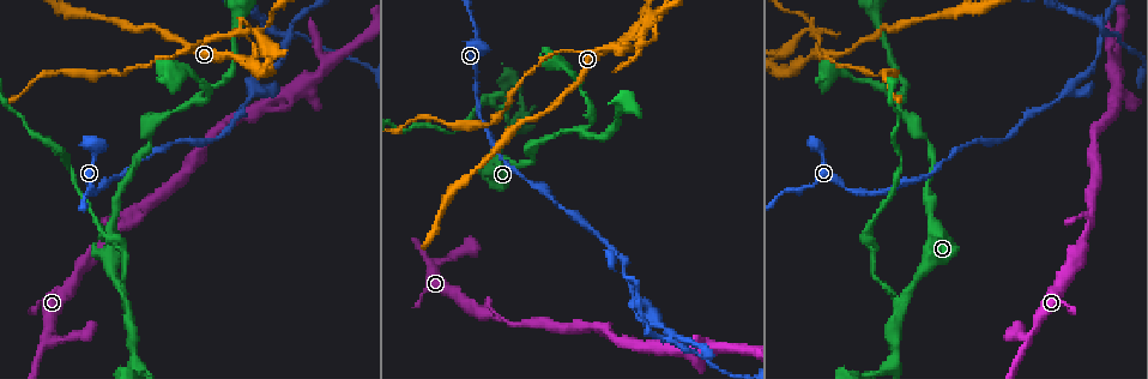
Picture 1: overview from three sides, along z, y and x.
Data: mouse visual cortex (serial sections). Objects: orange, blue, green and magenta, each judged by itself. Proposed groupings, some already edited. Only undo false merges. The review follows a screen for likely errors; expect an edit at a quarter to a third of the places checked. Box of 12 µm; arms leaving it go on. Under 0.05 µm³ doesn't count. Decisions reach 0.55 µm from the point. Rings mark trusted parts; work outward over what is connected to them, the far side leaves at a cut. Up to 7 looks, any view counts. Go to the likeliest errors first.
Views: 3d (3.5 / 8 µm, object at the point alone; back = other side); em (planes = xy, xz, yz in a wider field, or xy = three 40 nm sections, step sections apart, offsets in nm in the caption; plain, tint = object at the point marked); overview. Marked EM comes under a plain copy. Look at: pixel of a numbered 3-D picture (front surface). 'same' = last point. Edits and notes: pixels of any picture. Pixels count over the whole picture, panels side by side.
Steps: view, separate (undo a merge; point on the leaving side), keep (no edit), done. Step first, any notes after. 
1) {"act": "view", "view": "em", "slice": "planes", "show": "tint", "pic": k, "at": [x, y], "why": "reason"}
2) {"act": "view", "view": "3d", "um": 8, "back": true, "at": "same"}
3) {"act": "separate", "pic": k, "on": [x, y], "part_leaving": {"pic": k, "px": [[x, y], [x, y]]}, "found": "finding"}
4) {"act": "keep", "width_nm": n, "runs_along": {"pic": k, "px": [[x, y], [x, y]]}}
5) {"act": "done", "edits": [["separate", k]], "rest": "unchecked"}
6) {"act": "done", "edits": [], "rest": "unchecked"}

{"act": "view", "view": "3d", "um": 3.5, "pic": 1, "at": [632, 38], "why": "narrows sharply"}

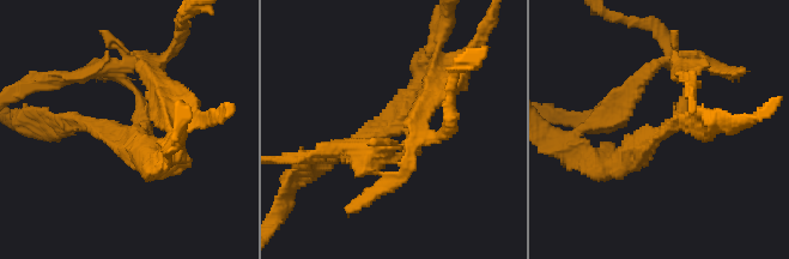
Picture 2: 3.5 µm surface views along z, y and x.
{"act": "view", "view": "em", "slice": "planes", "show": "tint", "pic": 2, "at": [401, 121], "arms": 3, "arm_widths_nm": [150, 200, 300]}

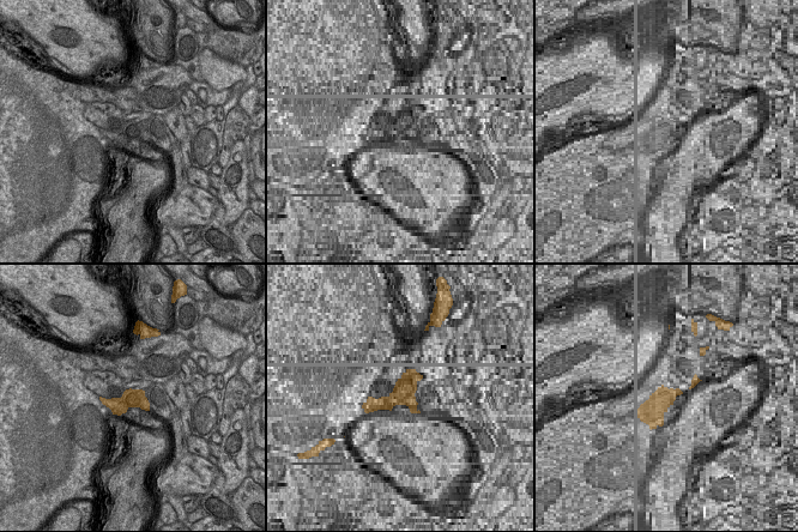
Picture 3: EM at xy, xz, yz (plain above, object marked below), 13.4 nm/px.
{"act": "separate", "pic": 2, "on": [477, 47], "part_leaving": {"pic": 2, "px": [[411, 127], [396, 157], [345, 148]]}, "found": "two cells meet here"}

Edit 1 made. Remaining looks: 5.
{"act": "view", "view": "overview"}

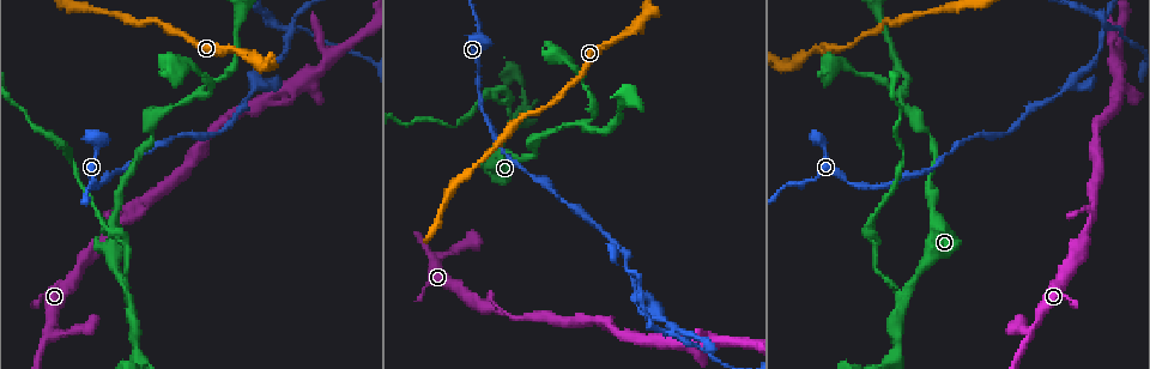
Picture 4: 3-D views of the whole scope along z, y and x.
{"act": "view", "view": "3d", "um": 3.5, "pic": 4, "at": [906, 296], "why": "three-way junction"}

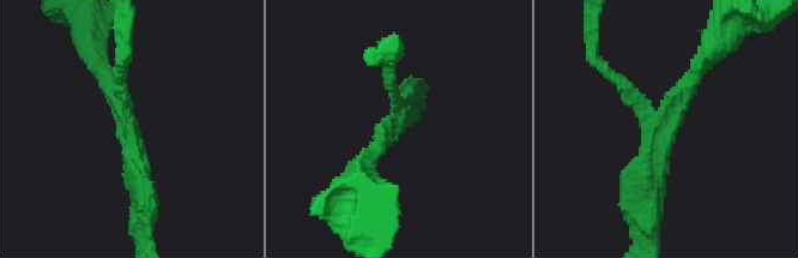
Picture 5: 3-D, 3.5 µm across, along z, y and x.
{"act": "view", "view": "em", "slice": "xy", "step": 3, "show": "tint", "pic": 5, "at": [665, 123], "arms": 3, "arm_widths_nm": [150, 200, 250]}

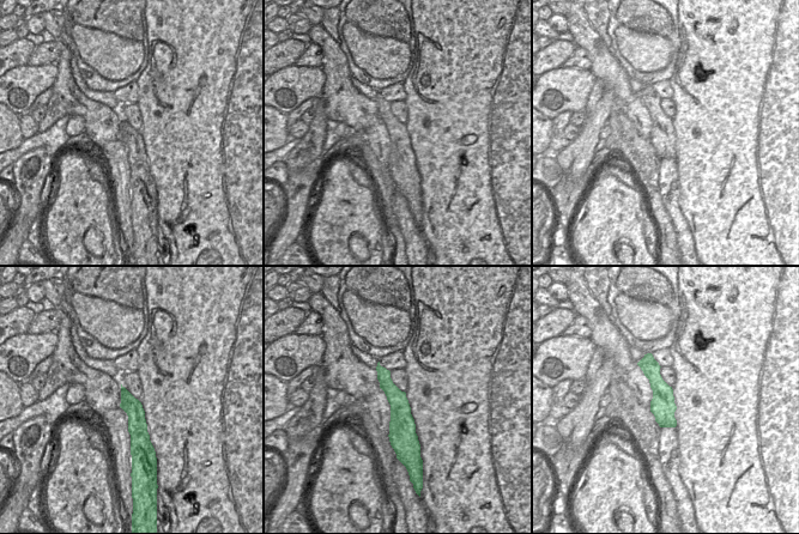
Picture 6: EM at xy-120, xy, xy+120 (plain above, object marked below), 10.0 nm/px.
{"act": "separate", "pic": 5, "on": [391, 74], "part_leaving": {"pic": 5, "px": [[398, 97], [387, 73], [394, 48]]}, "found": "two cells meet here"}

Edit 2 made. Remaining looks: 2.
{"act": "view", "view": "3d", "um": 3.5, "pic": 4, "at": [61, 332], "why": "abrupt turn"}

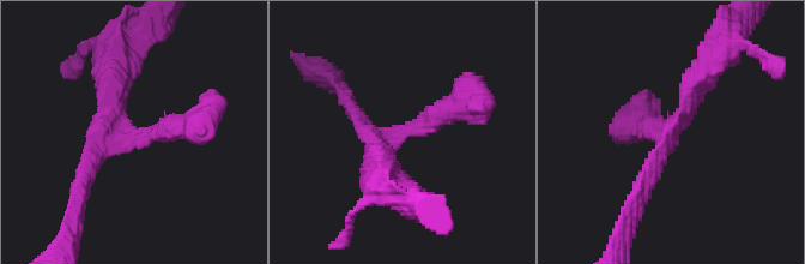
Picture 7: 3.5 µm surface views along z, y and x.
{"act": "view", "view": "em", "slice": "planes", "show": "tint", "pic": 7, "at": [673, 132], "arms": 3, "arm_widths_nm": [200, 300, 350], "why": "now the EM"}

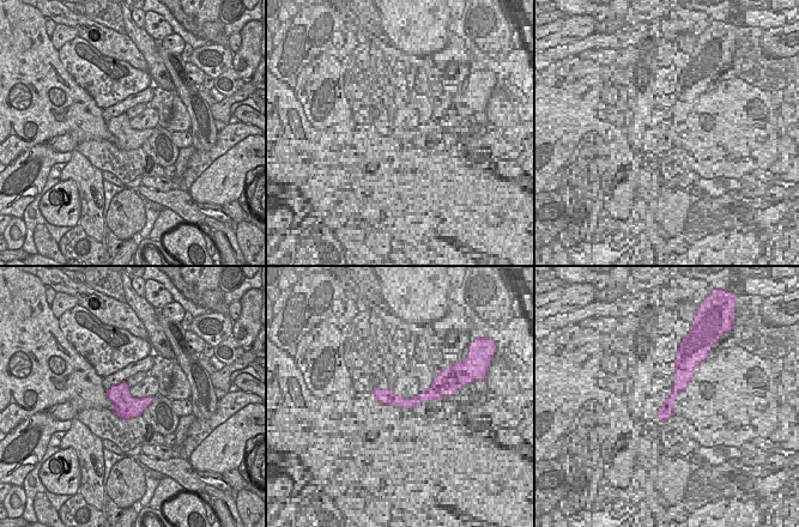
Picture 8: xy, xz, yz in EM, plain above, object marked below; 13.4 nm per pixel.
{"act": "keep", "runs_along": {"pic": 7, "px": [[381, 172], [377, 146], [466, 104]]}, "found": "all the same cell"}

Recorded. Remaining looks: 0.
{"act": "done", "edits": [["separate", 2], ["separate", 5]], "rest": "unchecked"}

